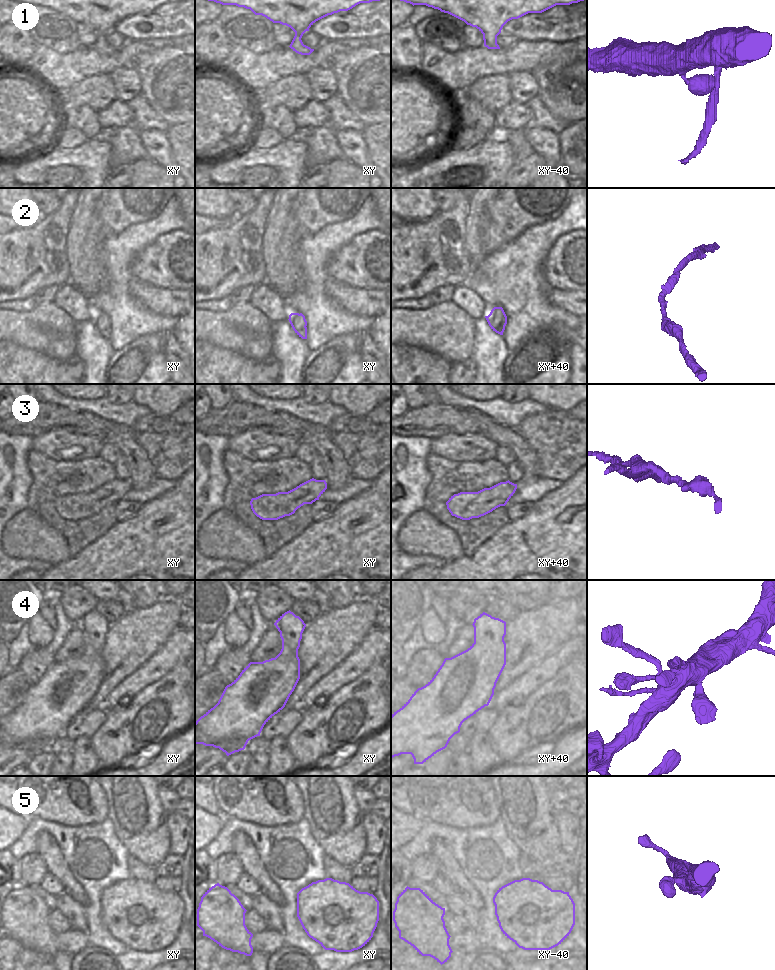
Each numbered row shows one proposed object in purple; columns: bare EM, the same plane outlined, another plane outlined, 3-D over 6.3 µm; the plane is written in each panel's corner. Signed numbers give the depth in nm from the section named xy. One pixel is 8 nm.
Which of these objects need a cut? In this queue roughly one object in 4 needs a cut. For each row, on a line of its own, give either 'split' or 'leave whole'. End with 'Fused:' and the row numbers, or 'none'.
1: split
2: leave whole
3: split
4: split
5: leave whole
Fused: 1, 3, 4

